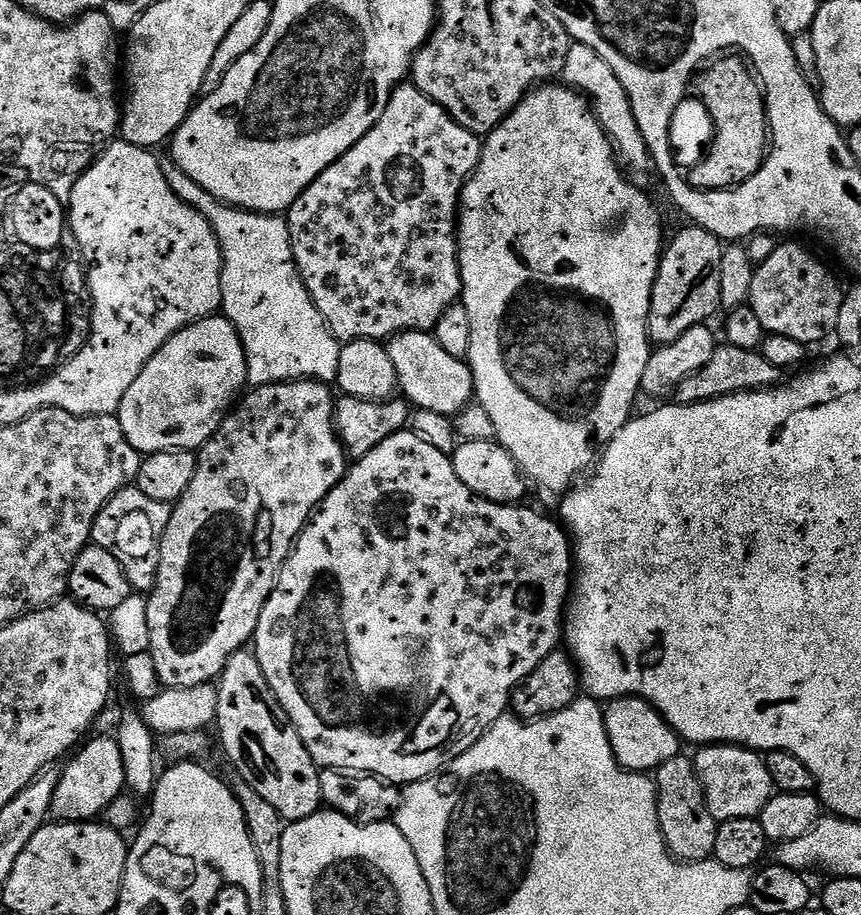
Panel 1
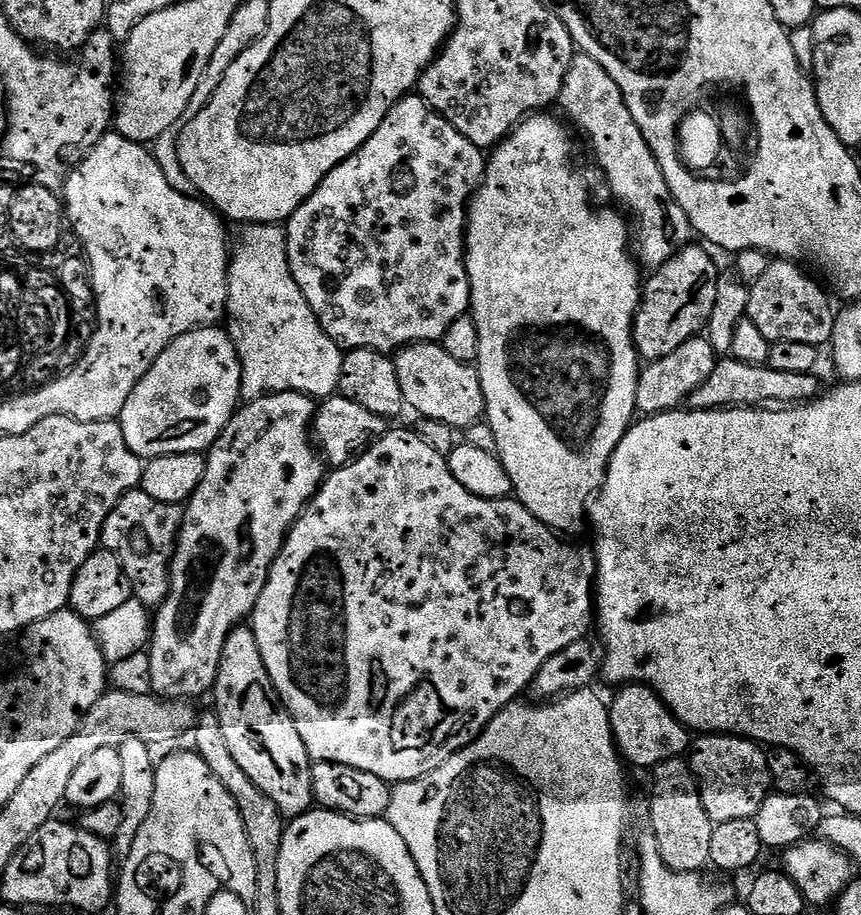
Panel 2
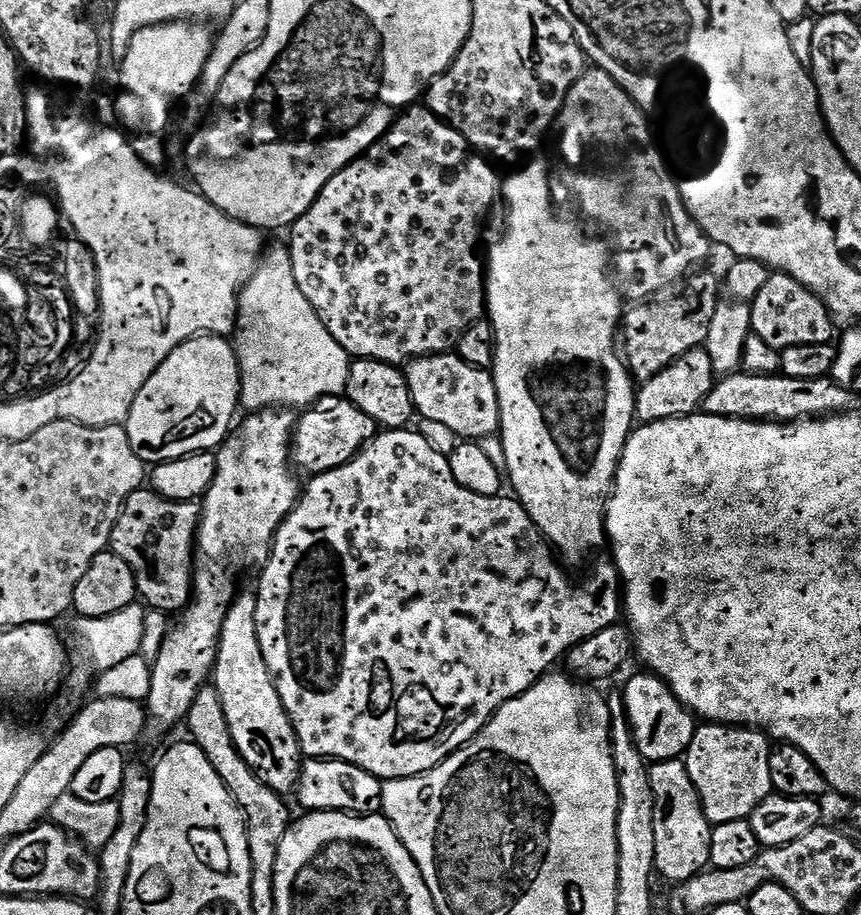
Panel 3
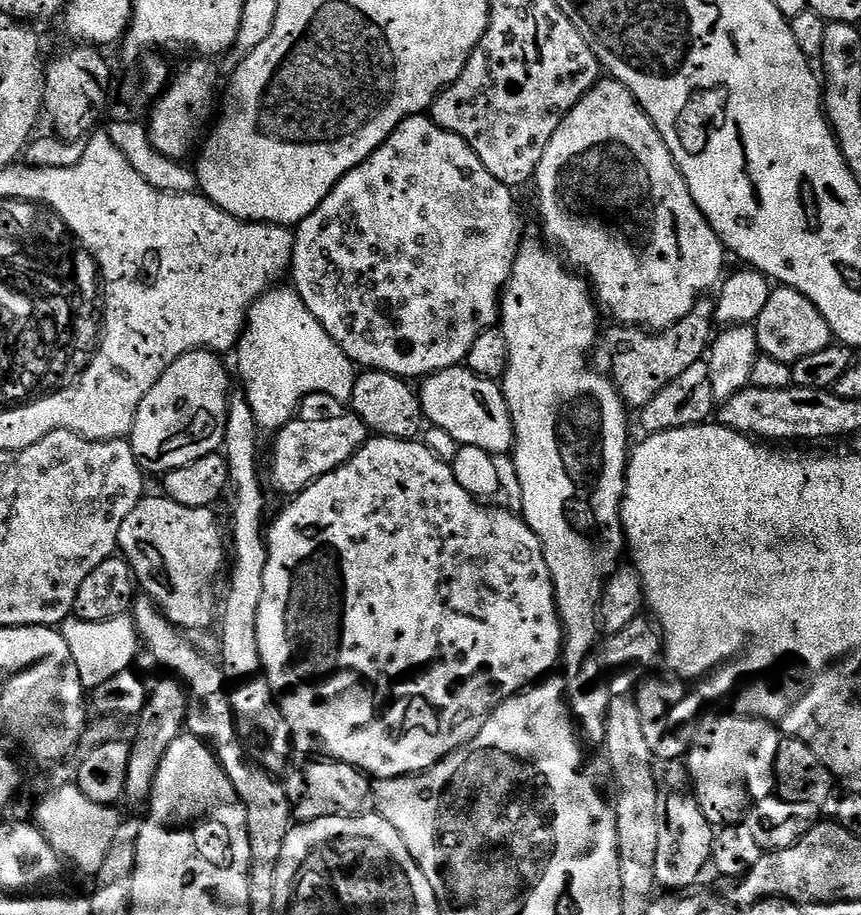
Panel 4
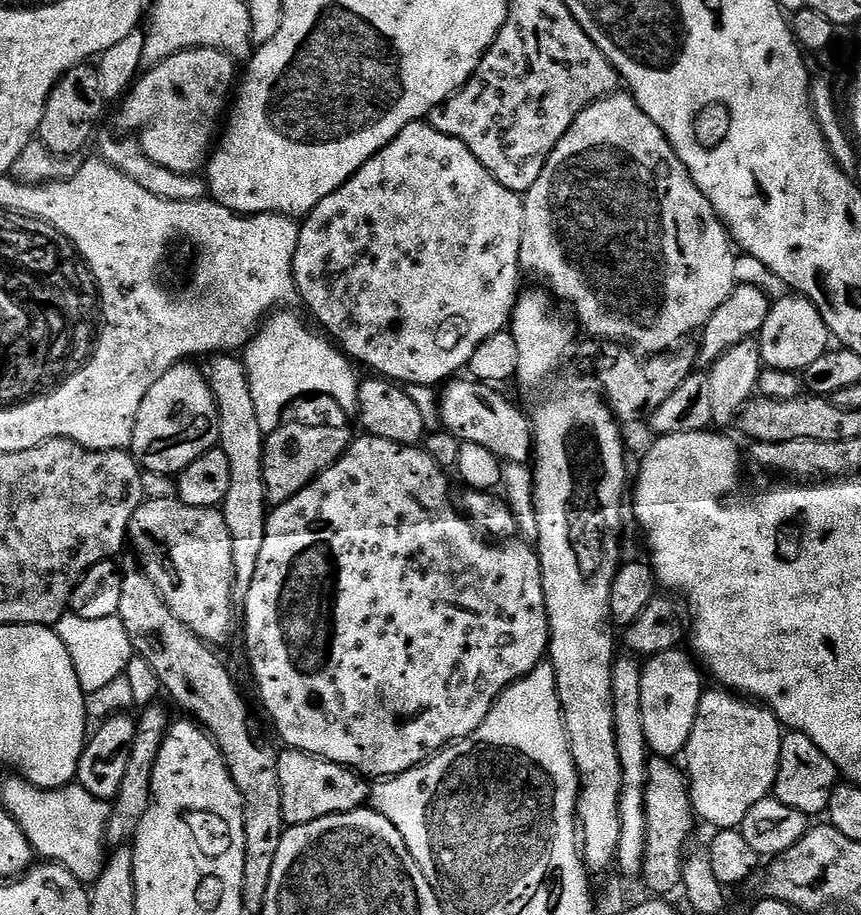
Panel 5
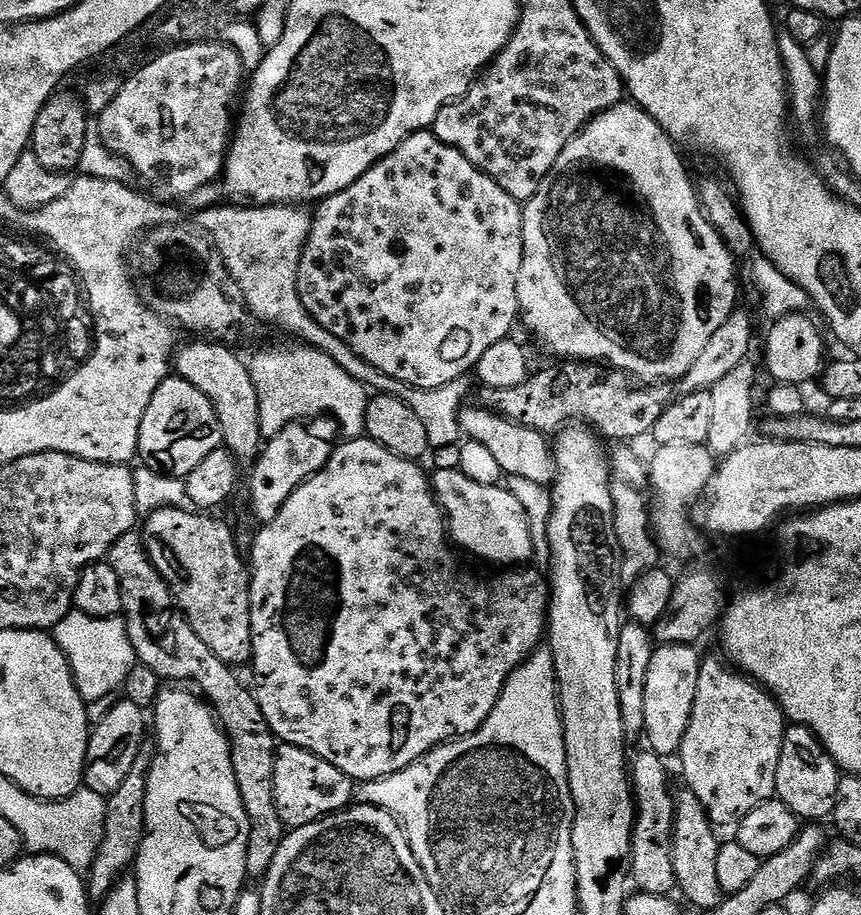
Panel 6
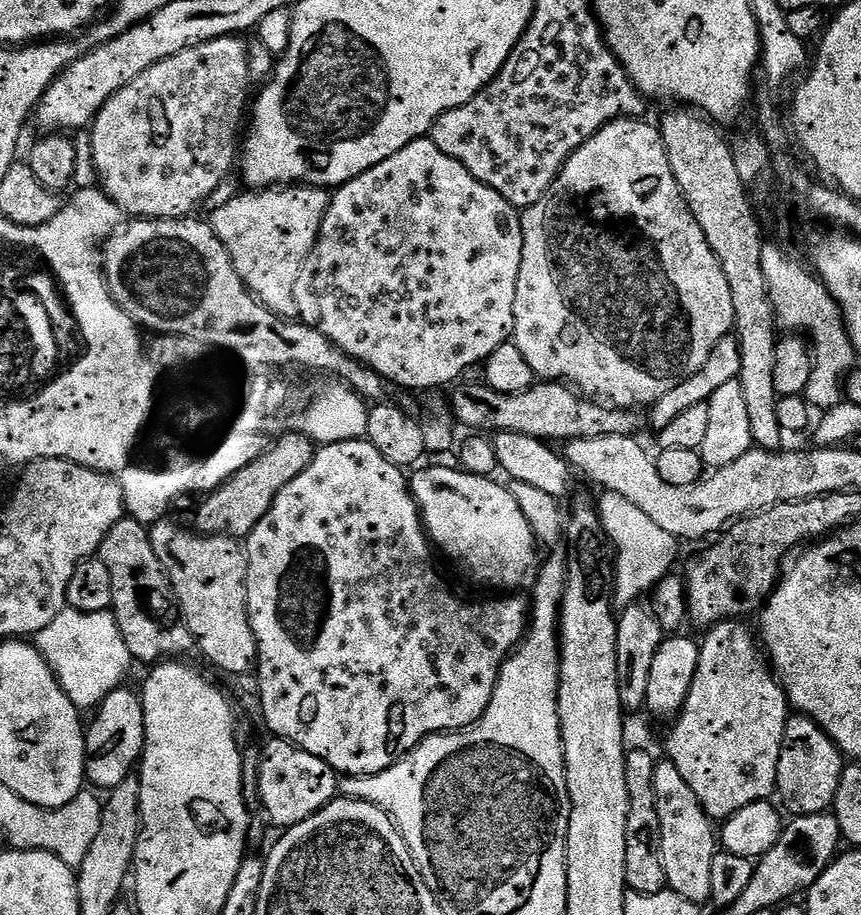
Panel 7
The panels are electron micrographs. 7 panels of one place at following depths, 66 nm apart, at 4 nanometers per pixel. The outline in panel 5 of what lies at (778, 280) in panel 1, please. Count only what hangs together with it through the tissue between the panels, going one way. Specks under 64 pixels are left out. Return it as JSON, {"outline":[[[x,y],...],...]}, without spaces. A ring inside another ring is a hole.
{"outline":[[[785,294],[771,305],[762,324],[758,335],[760,359],[765,369],[800,374],[806,366],[810,366],[810,362],[822,358],[822,354],[829,351],[828,340],[828,327],[816,307],[805,296]]]}

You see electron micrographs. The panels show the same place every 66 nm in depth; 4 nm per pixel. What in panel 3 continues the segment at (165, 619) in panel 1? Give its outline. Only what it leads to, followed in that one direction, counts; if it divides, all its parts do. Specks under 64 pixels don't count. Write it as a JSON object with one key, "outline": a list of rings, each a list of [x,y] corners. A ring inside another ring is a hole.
{"outline":[[[266,408],[262,412],[245,415],[238,427],[220,445],[216,452],[216,474],[210,490],[202,497],[200,526],[196,530],[196,546],[192,554],[192,599],[183,609],[184,625],[176,628],[160,644],[160,653],[152,667],[147,711],[164,728],[187,721],[188,711],[194,706],[198,694],[209,683],[216,667],[216,648],[220,645],[222,626],[232,601],[238,595],[236,583],[247,568],[263,569],[272,553],[276,531],[295,509],[302,495],[302,480],[292,459],[292,438],[296,431],[297,413],[282,408]]]}

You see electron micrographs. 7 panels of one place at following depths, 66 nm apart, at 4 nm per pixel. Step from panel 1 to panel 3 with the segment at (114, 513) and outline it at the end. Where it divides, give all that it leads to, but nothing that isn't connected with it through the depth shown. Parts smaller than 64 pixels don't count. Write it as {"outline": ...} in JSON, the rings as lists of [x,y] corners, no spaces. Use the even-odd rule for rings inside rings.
{"outline":[[[151,490],[135,492],[125,502],[112,531],[110,548],[126,562],[126,566],[130,566],[136,576],[139,599],[149,609],[179,613],[188,607],[188,601],[192,599],[192,554],[196,530],[200,526],[200,510],[199,503],[167,500]]]}

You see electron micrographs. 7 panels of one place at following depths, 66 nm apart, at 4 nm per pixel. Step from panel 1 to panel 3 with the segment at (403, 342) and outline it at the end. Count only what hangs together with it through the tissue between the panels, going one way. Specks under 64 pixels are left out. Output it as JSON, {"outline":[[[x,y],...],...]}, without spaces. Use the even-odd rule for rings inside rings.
{"outline":[[[445,354],[408,361],[406,375],[412,407],[423,419],[445,424],[464,442],[478,442],[499,433],[500,407],[491,371],[470,366],[459,354]]]}

